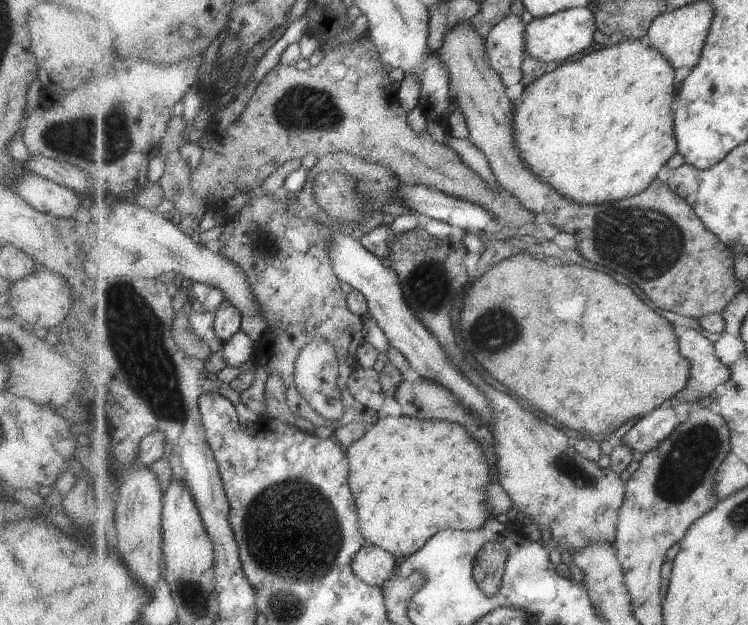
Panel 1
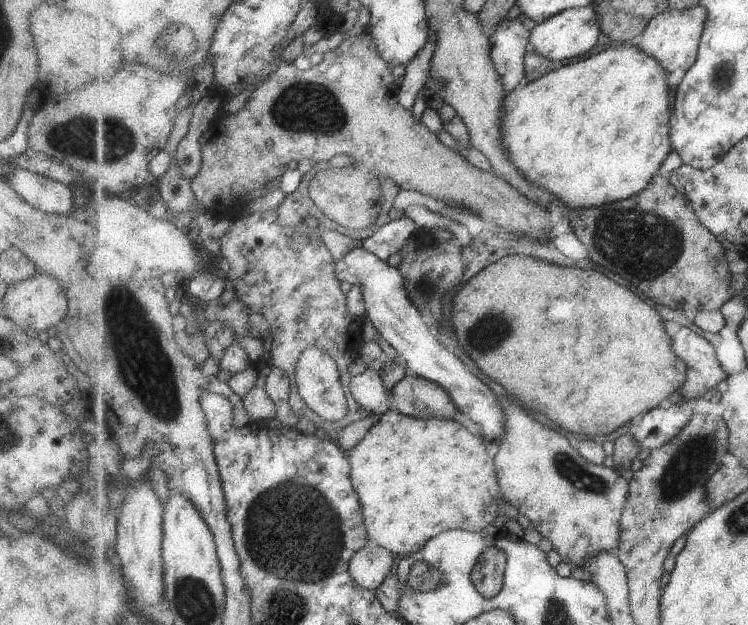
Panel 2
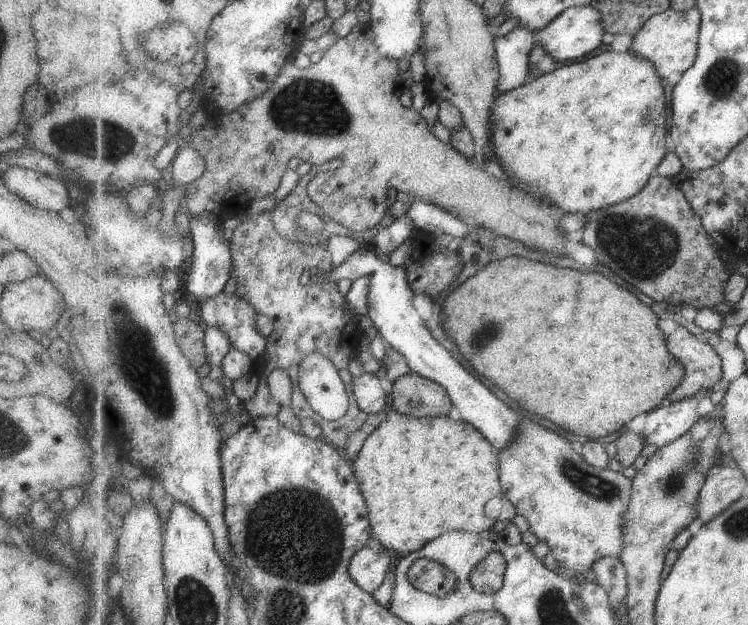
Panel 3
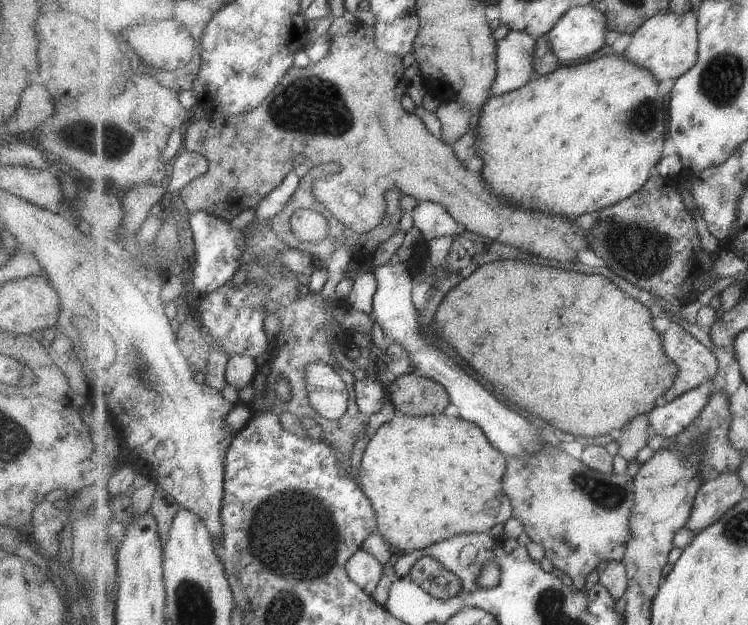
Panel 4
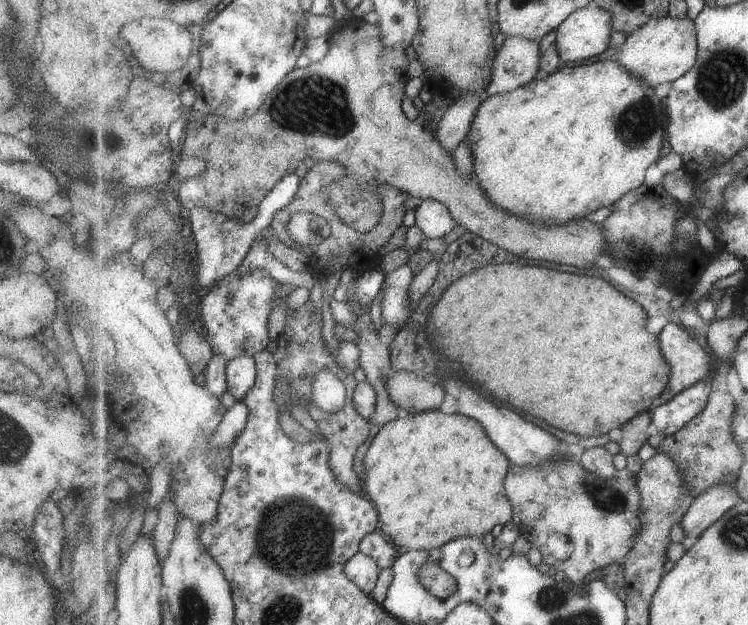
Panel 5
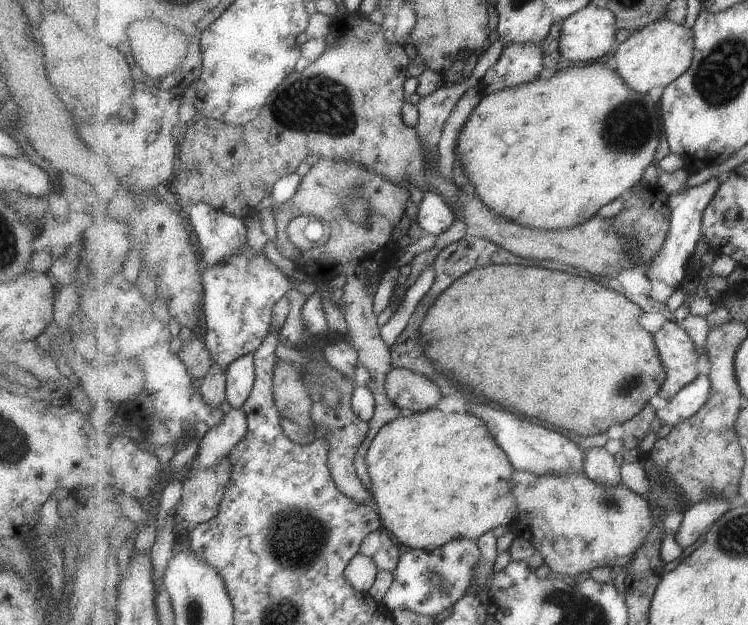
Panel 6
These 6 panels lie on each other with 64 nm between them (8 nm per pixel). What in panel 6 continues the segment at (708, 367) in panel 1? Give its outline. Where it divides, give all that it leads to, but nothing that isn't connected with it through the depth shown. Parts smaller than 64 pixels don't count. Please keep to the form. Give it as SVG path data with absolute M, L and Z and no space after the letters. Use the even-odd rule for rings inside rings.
M674 320L665 321L663 328L654 335L663 364L667 367L666 382L658 396L669 401L687 384L699 378L699 368L695 368L695 364L699 362L701 354L690 333Z

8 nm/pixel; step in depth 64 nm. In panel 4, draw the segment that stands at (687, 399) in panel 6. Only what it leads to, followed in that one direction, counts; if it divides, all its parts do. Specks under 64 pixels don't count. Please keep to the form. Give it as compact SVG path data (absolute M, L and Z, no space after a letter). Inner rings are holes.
M709 383L703 384L674 402L651 411L648 418L655 435L665 440L682 434L704 412L703 406L707 398L711 398L711 390Z

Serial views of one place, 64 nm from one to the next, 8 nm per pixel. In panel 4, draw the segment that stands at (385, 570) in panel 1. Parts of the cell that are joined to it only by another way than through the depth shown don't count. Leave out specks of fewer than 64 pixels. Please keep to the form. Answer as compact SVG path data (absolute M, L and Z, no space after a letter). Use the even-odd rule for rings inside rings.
M361 548L349 557L346 569L351 580L372 595L383 578L385 567L382 560L377 560L373 554Z

